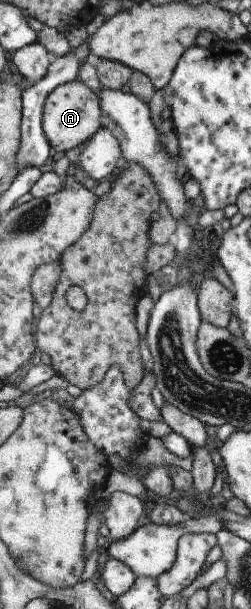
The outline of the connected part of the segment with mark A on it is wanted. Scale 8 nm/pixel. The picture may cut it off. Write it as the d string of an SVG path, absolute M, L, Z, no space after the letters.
M80 80L57 85L45 97L42 108L42 129L49 146L57 152L79 148L100 128L101 111L96 94Z

